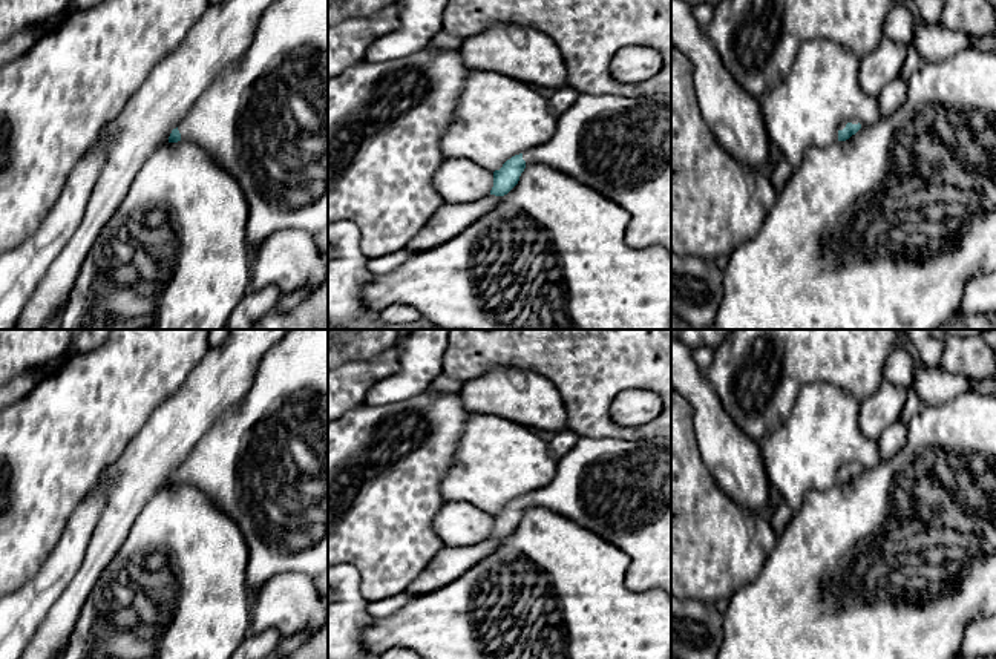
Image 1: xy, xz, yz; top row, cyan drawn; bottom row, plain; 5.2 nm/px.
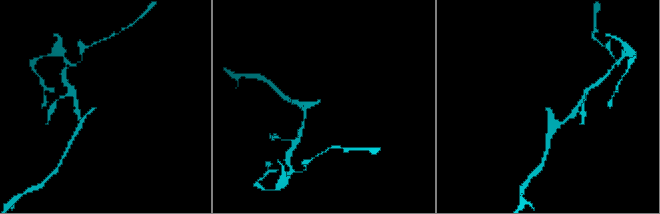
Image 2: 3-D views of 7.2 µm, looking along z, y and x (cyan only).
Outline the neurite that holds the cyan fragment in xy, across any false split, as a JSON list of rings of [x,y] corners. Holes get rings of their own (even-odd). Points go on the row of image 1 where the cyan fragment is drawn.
[[[276,0],[262,15],[245,58],[233,64],[198,100],[188,115],[172,130],[169,143],[181,139],[201,144],[210,158],[236,178],[248,204],[247,241],[250,259],[257,247],[280,230],[302,230],[311,234],[328,225],[328,0]]]

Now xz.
[[[579,93],[573,106],[559,115],[556,132],[549,143],[512,156],[493,172],[490,195],[507,195],[518,184],[524,169],[532,164],[562,172],[624,207],[631,216],[624,238],[628,247],[660,245],[671,254],[671,95],[625,98]]]

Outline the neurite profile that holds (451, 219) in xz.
[[[489,195],[473,204],[444,204],[429,222],[406,244],[411,251],[435,248],[487,215],[503,196]]]

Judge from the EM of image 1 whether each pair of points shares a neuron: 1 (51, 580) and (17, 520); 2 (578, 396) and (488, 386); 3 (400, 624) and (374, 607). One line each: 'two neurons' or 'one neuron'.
1: two neurons
2: two neurons
3: two neurons

